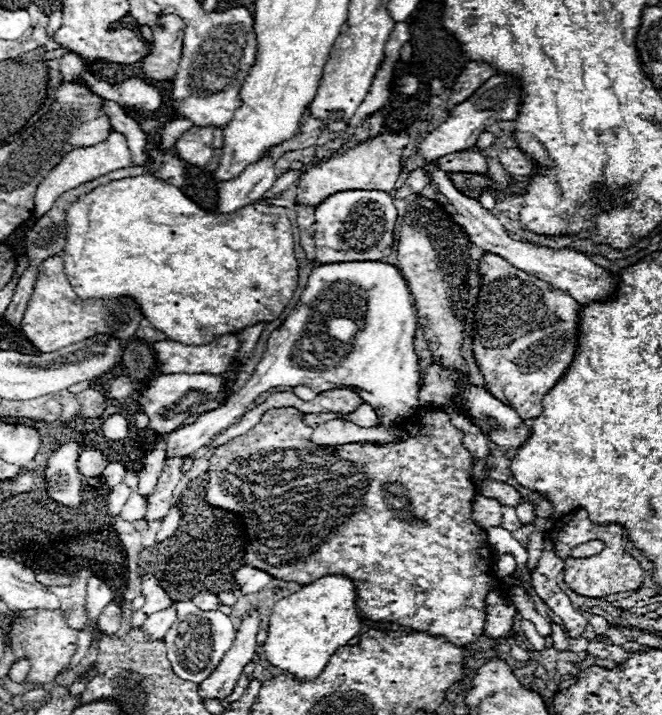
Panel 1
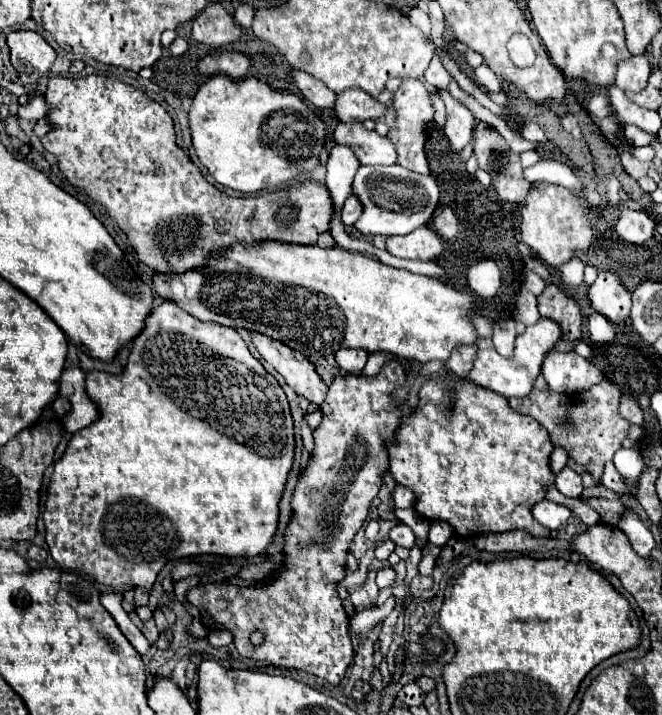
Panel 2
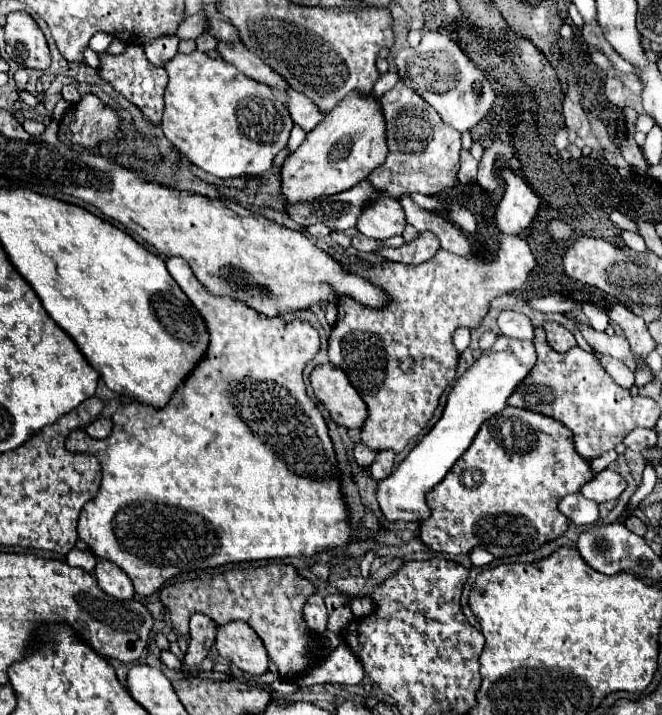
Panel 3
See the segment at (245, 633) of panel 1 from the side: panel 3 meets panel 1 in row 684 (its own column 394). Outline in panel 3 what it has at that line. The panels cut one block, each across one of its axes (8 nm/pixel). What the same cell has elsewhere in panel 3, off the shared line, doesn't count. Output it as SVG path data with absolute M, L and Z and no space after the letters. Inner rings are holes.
M378 196L378 200L370 200L356 222L356 228L374 238L374 240L386 240L396 234L402 234L406 226L404 210L398 200L390 200L386 196Z

